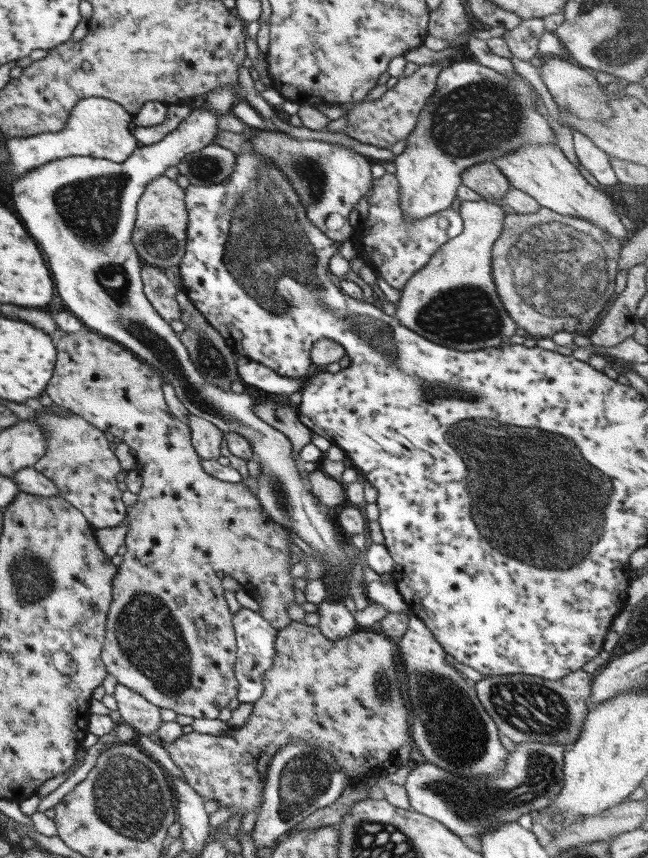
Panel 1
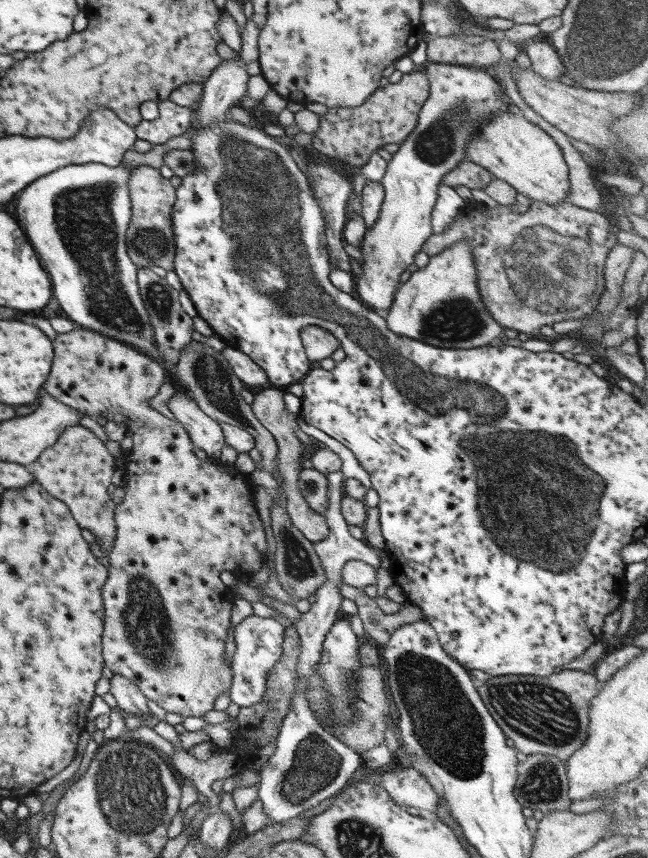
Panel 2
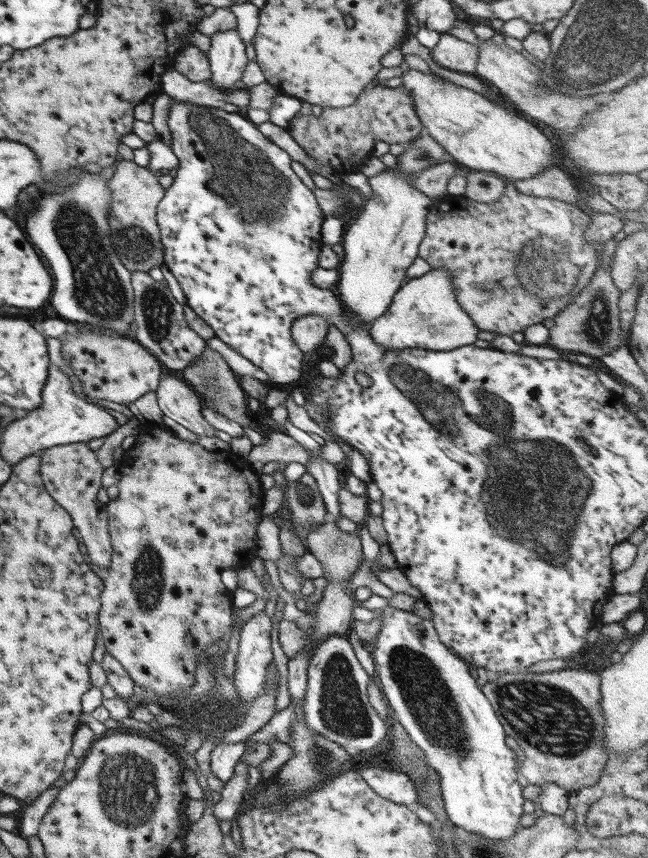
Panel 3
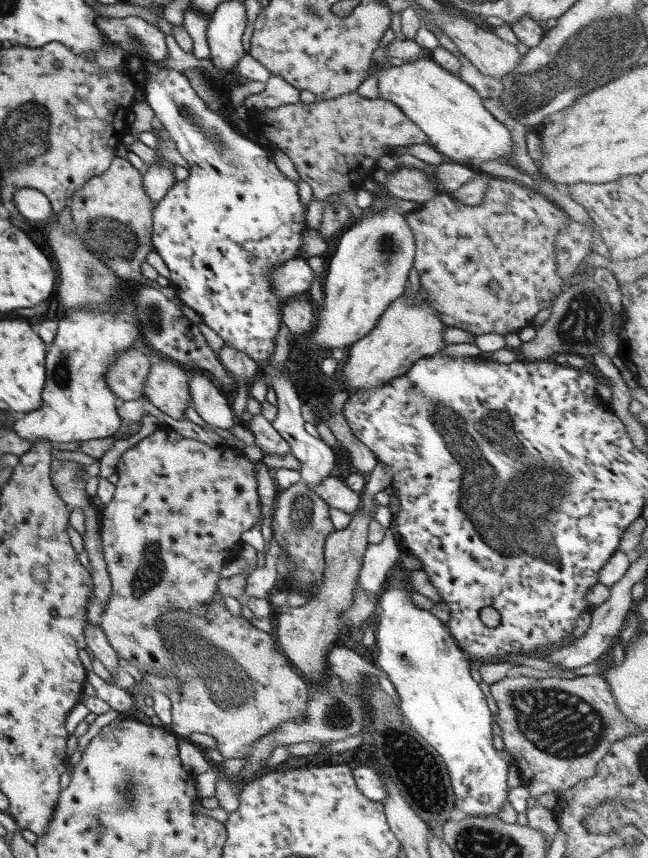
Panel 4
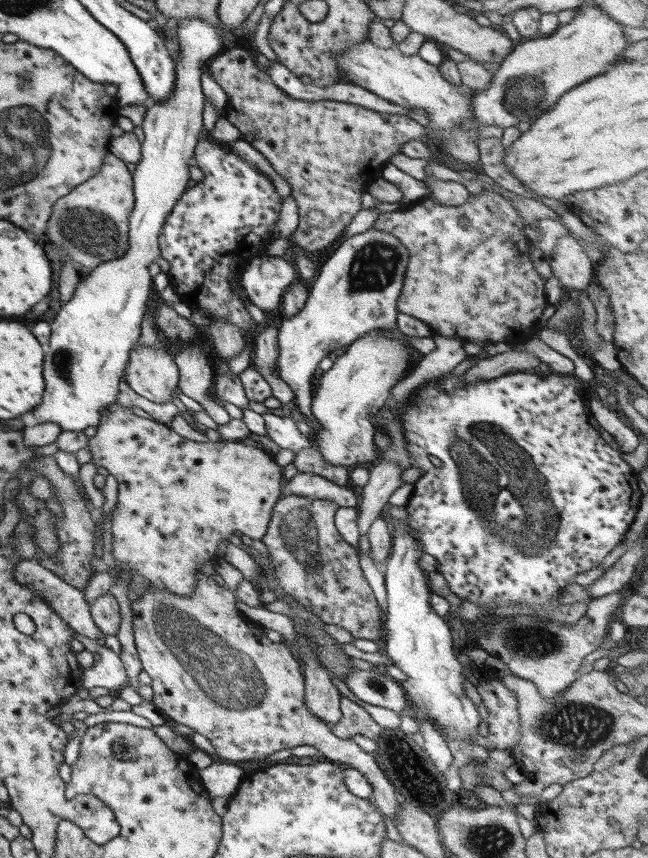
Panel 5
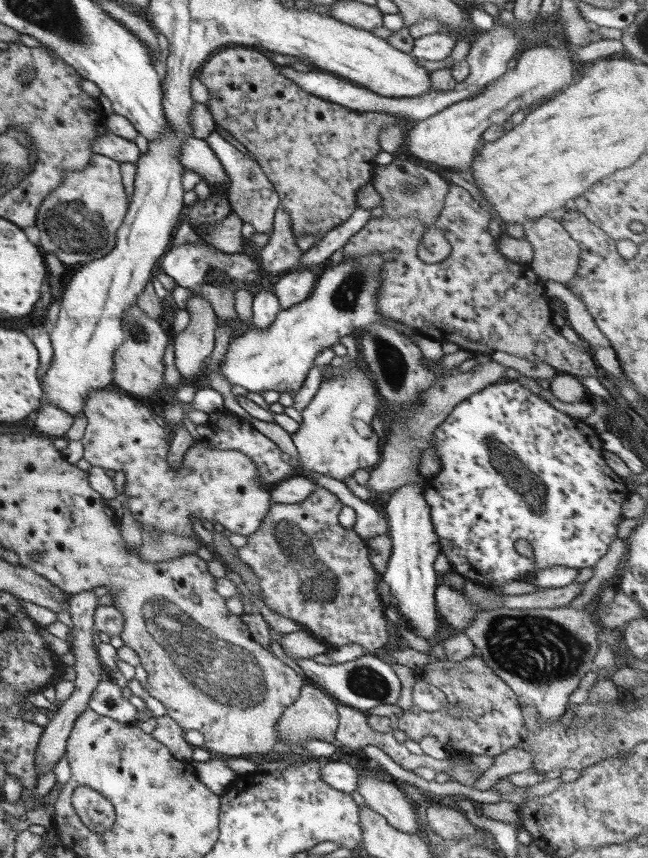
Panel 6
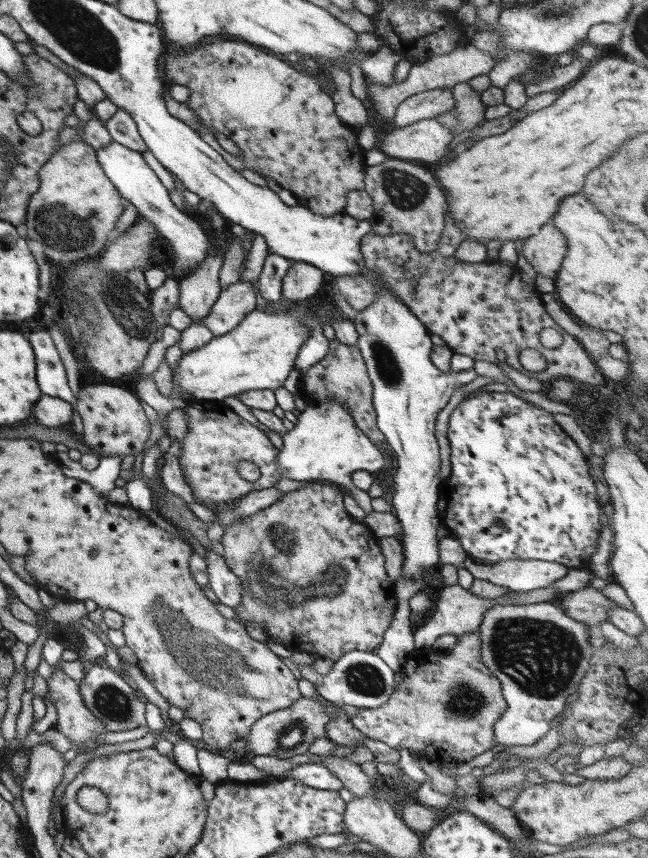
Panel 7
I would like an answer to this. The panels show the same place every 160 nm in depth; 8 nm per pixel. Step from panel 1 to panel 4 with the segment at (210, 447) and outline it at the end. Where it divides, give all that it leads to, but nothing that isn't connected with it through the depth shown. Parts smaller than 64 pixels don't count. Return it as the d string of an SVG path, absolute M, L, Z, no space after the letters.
M156 356L145 378L143 394L167 416L185 420L184 410L192 405L189 377L177 362Z

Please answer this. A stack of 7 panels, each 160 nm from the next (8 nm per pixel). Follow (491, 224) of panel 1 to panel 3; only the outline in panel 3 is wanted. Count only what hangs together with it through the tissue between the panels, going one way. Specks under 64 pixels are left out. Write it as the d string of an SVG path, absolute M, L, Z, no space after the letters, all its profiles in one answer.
M431 268L426 274L402 284L388 310L368 326L372 338L383 351L396 352L405 348L449 351L479 340L479 328L459 303L452 279L446 269Z

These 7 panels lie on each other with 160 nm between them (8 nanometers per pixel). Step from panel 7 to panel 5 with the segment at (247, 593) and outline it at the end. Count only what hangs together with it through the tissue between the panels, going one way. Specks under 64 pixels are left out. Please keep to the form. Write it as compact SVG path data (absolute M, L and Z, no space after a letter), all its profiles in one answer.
M285 495L274 506L267 532L262 542L268 550L268 558L276 570L276 578L281 587L295 598L306 610L314 612L325 625L336 625L348 631L354 639L377 641L382 636L384 613L377 598L364 578L360 557L356 549L338 533L335 515L338 505L330 500L317 500L302 496Z

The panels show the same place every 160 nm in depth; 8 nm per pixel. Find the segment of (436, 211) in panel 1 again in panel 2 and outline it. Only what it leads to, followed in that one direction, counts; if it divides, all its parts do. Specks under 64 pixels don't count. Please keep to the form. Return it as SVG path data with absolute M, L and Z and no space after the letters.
M427 62L423 68L430 87L428 98L424 101L418 115L418 124L409 134L396 154L392 155L381 180L385 197L378 220L367 228L362 244L359 246L364 253L364 263L361 263L362 274L354 276L355 296L373 311L387 313L392 306L395 292L400 285L402 274L408 274L407 268L415 261L415 256L423 244L433 235L431 227L431 212L436 204L439 187L443 178L467 158L464 154L466 145L472 137L483 128L483 122L491 118L499 110L507 110L502 95L505 94L501 84L490 70L471 69L466 66L439 64Z

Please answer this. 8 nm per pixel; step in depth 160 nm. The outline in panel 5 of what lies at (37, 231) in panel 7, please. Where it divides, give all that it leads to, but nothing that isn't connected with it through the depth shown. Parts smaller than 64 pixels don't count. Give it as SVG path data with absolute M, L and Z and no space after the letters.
M112 153L103 160L98 174L73 188L55 202L48 221L48 236L62 246L82 270L120 258L129 249L129 216L134 210L133 174L126 163Z

